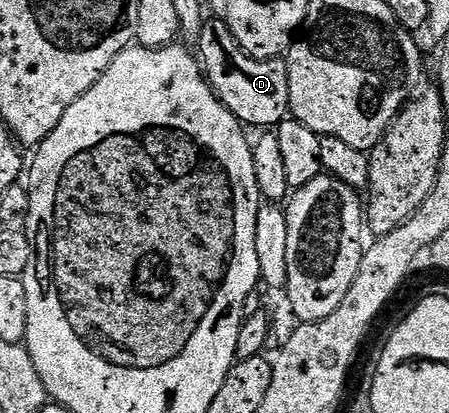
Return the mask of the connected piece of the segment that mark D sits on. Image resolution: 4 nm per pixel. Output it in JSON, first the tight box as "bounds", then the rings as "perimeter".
{"bounds":[196,20,289,128],"perimeter":[[[209,20],[196,35],[196,53],[213,93],[246,127],[276,128],[286,121],[289,109],[287,65],[281,58],[253,58],[219,20]]]}

